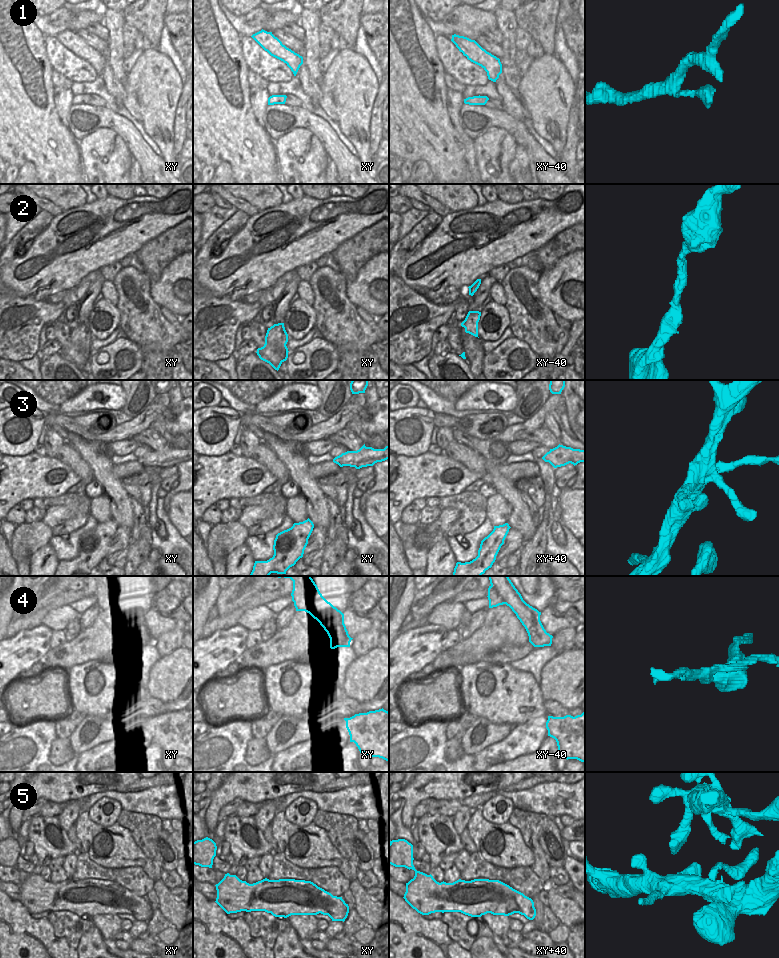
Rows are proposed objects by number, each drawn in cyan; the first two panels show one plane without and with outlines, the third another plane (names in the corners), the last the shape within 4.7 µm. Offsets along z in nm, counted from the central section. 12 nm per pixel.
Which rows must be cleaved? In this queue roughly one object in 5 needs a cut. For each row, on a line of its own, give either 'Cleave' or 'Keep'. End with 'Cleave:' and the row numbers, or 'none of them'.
1: Keep
2: Keep
3: Keep
4: Cleave
5: Cleave
Cleave: 4, 5.

